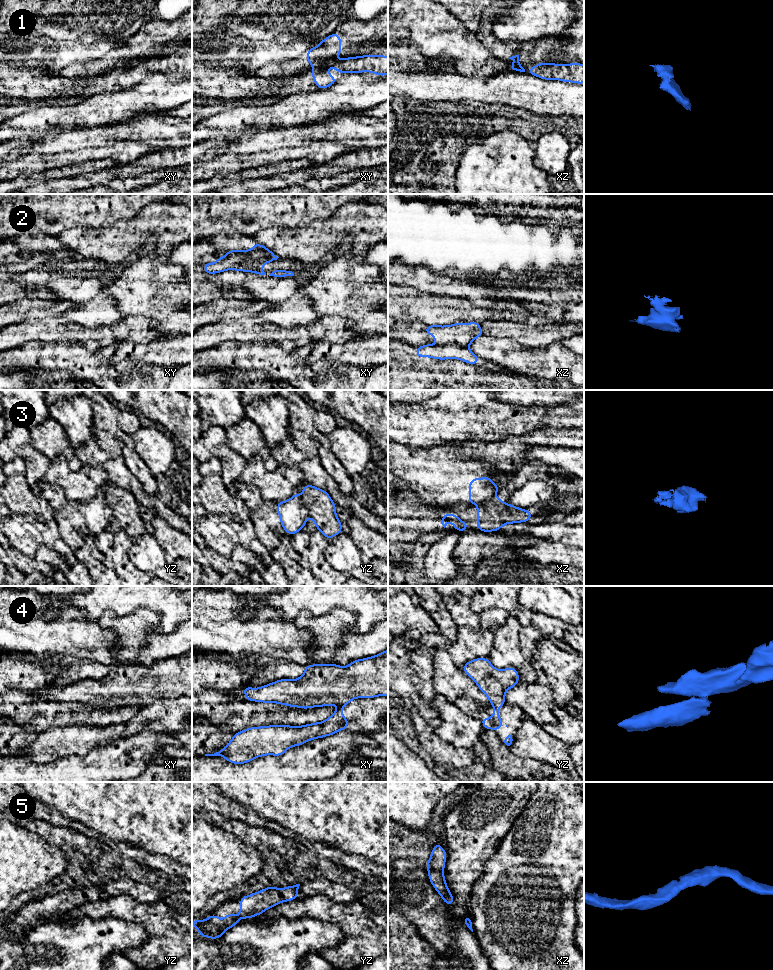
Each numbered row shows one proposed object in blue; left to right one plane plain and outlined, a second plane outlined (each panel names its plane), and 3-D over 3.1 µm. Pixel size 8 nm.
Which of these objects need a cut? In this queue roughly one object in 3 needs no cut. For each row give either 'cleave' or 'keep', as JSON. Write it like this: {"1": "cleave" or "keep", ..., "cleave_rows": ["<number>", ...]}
{"1": "cleave", "2": "cleave", "3": "cleave", "4": "cleave", "5": "keep", "cleave_rows": ["1", "2", "3", "4"]}

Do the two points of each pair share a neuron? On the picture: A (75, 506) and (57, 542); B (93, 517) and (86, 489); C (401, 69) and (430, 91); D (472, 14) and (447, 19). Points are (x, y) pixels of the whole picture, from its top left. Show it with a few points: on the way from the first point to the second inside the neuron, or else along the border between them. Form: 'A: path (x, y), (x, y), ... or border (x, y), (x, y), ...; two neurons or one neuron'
A: border (53, 518), (56, 521), (61, 537), (67, 543); two neurons
B: border (107, 485), (103, 485), (89, 500), (67, 500); two neurons
C: path (408, 74), (416, 77), (423, 84); one neuron
D: border (447, 10), (474, 33); two neurons

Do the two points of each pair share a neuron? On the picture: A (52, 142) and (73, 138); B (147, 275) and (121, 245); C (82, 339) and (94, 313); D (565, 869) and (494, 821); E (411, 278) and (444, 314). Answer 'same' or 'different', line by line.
A: same
B: different
C: different
D: different
E: different

